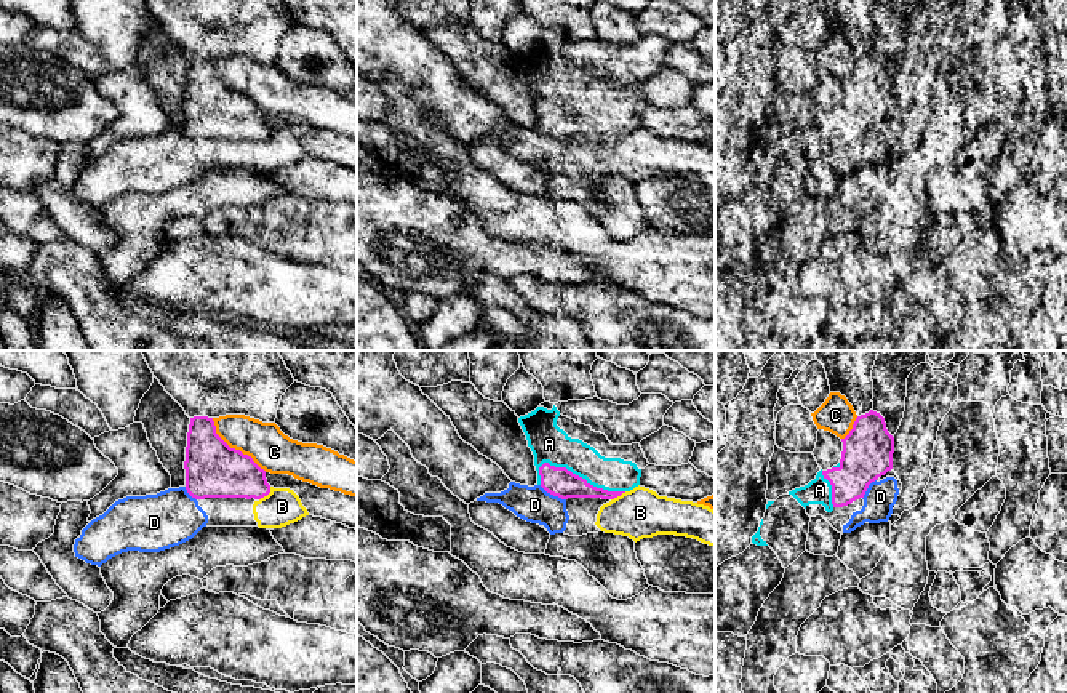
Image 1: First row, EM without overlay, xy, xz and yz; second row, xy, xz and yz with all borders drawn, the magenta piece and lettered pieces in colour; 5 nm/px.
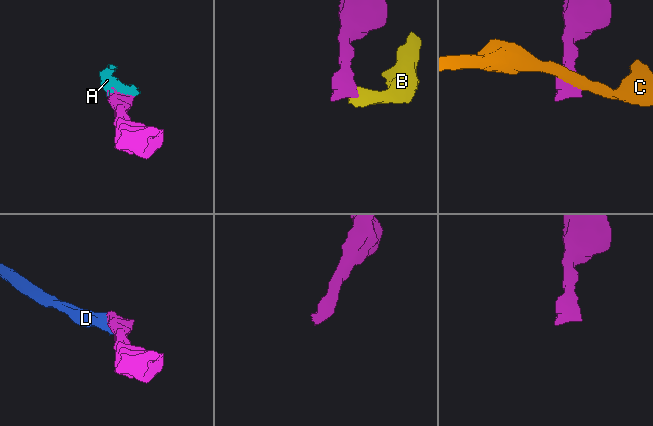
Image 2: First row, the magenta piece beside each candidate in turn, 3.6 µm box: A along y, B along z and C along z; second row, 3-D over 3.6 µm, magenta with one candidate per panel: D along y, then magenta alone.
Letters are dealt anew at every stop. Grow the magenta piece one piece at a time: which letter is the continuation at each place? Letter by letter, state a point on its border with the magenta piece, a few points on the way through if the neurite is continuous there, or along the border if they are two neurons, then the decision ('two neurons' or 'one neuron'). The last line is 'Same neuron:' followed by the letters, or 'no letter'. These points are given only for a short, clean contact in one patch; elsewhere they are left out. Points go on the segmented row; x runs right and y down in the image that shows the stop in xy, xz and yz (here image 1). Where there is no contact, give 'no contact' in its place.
A: xz (581, 477) | one neuron
B: xy (266, 495) | along xy (271, 487), (259, 500) | two neurons
C: xy (234, 448) | along xy (211, 418), (216, 432), (231, 447), (247, 453), (266, 471) | two neurons
D: xz (552, 493) | two neurons
Same neuron: A

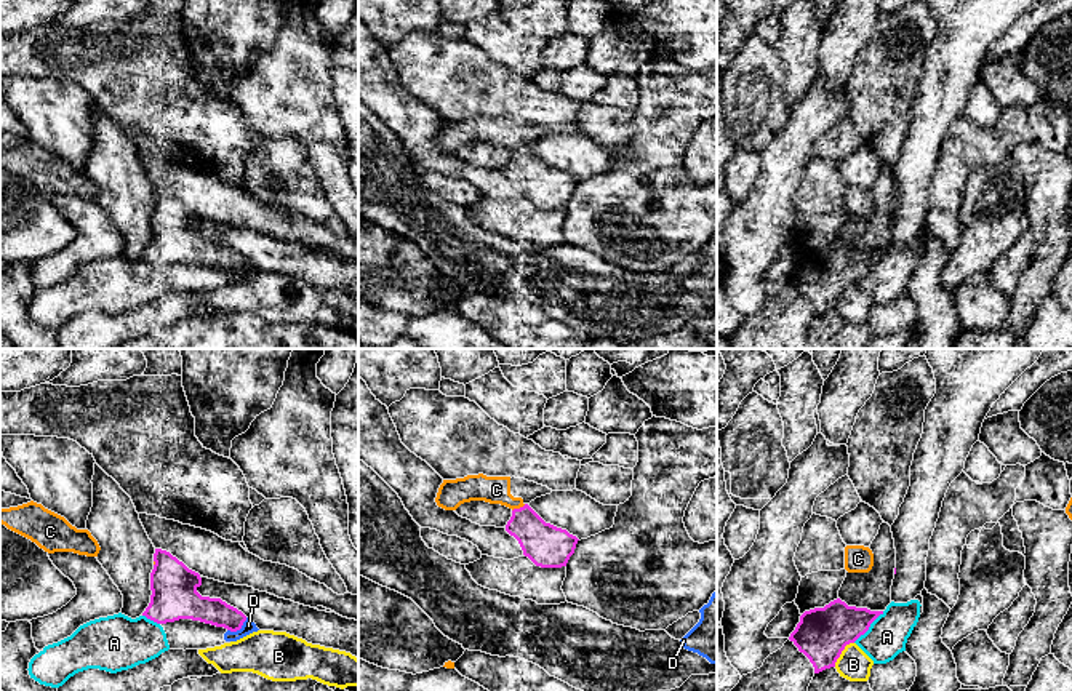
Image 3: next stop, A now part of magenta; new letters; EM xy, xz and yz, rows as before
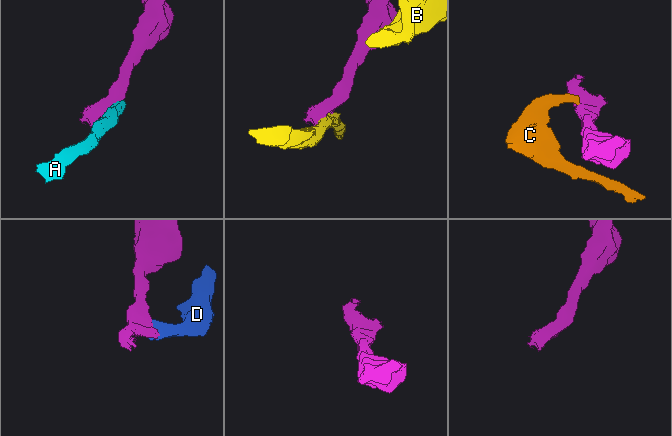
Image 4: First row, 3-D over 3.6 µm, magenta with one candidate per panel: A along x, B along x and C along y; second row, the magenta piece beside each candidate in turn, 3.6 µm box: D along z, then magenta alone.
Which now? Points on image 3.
A: yz (869, 626) | two neurons
B: yz (840, 653) | two neurons
C: xz (520, 507) | two neurons
D: xy (239, 629) | along xy (247, 618), (239, 629), (228, 631) | two neurons
Same neuron: no letter

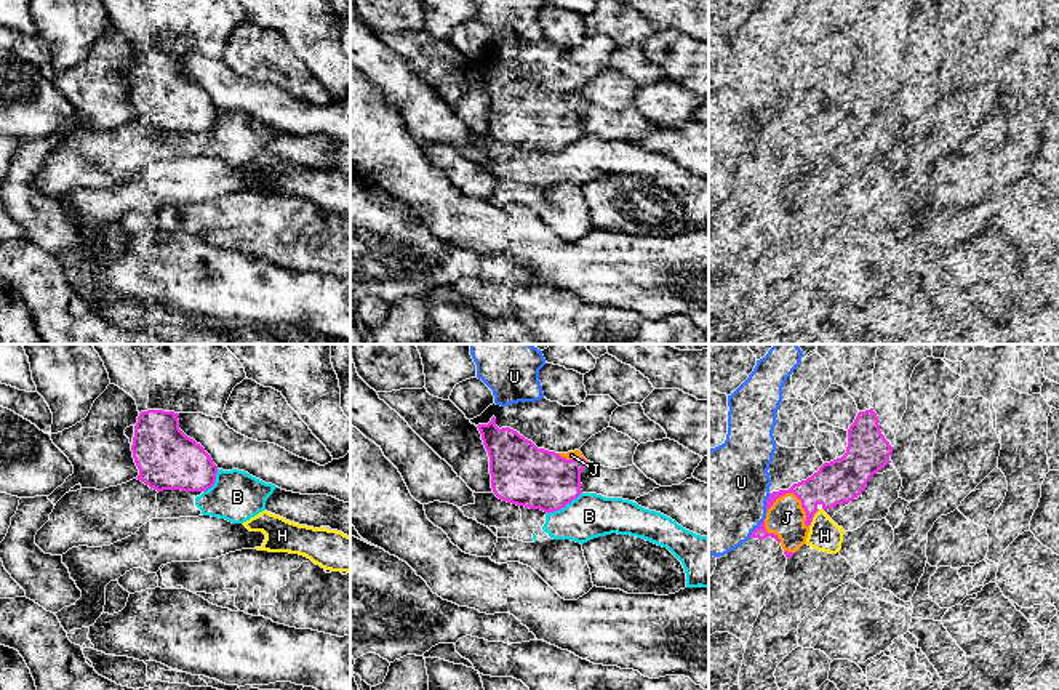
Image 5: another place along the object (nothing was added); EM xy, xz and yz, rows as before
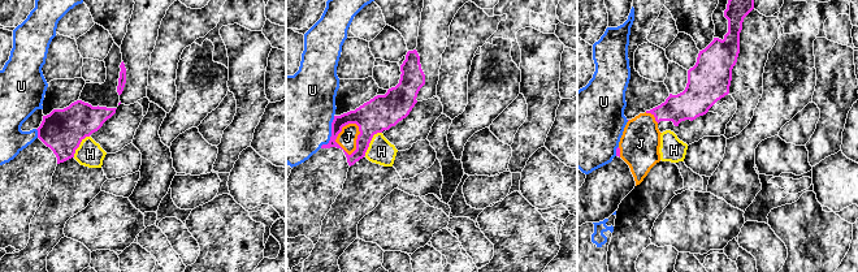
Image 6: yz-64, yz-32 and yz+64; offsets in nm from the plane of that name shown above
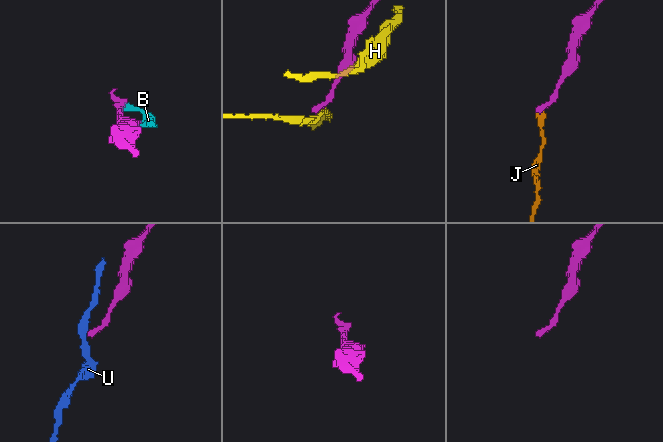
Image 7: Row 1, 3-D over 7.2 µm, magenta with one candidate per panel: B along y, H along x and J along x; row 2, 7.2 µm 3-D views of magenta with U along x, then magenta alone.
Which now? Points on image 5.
B: xz (563, 506) | along xz (581, 492), (562, 508), (547, 514) | two neurons
H: yz (813, 516) | two neurons
J: yz (797, 497) | one neuron
U: yz (755, 529) | two neurons
Same neuron: J

